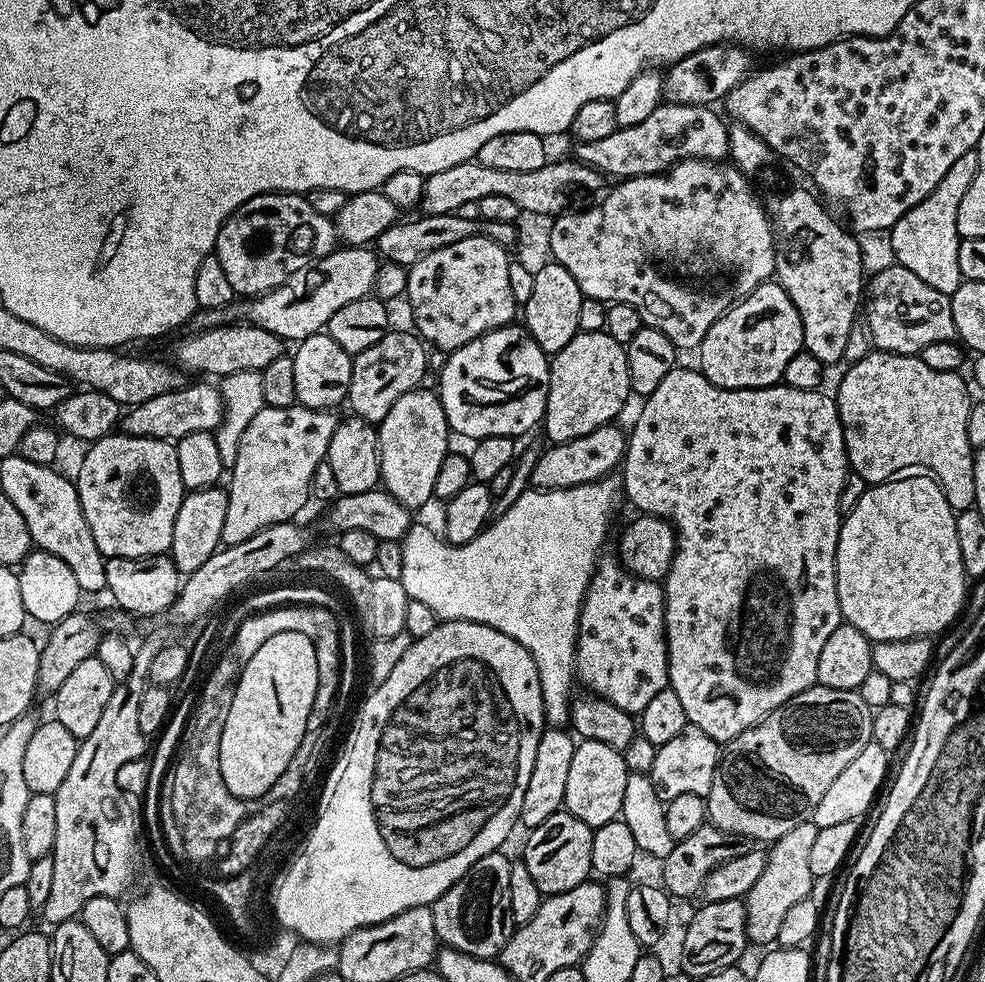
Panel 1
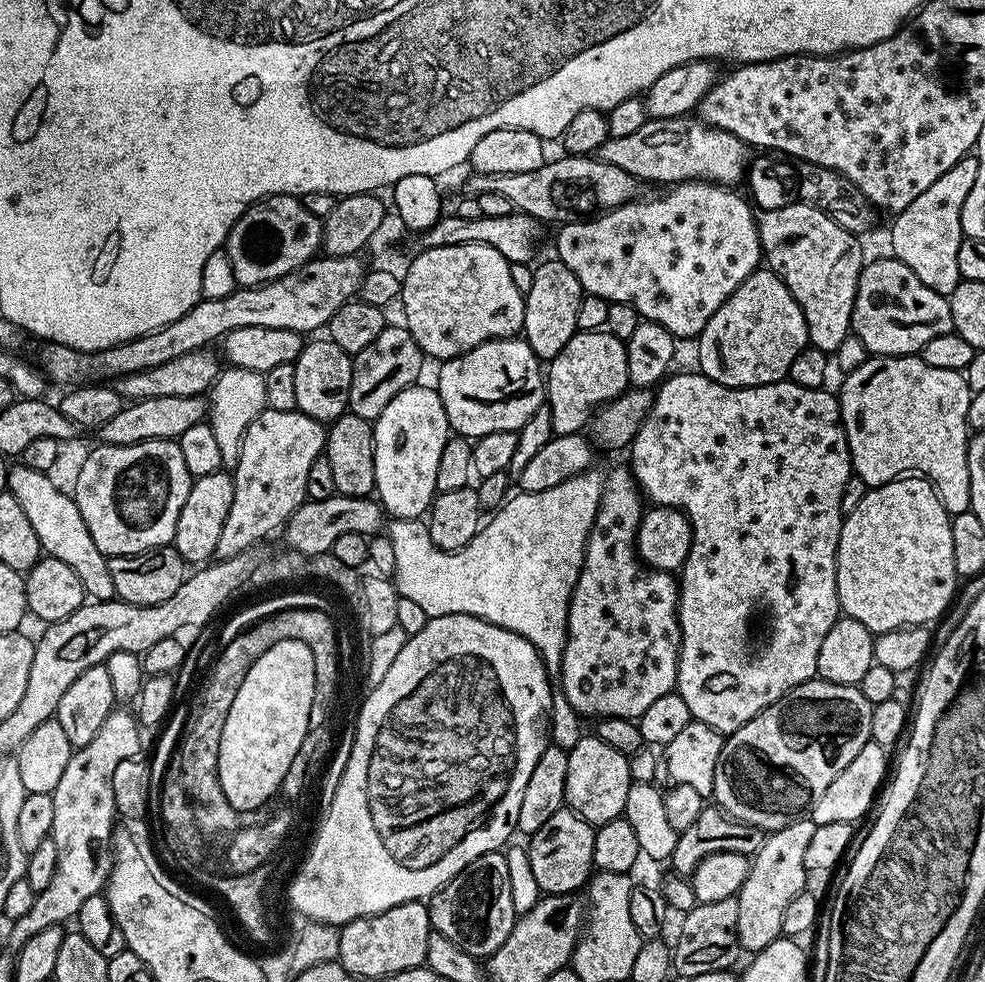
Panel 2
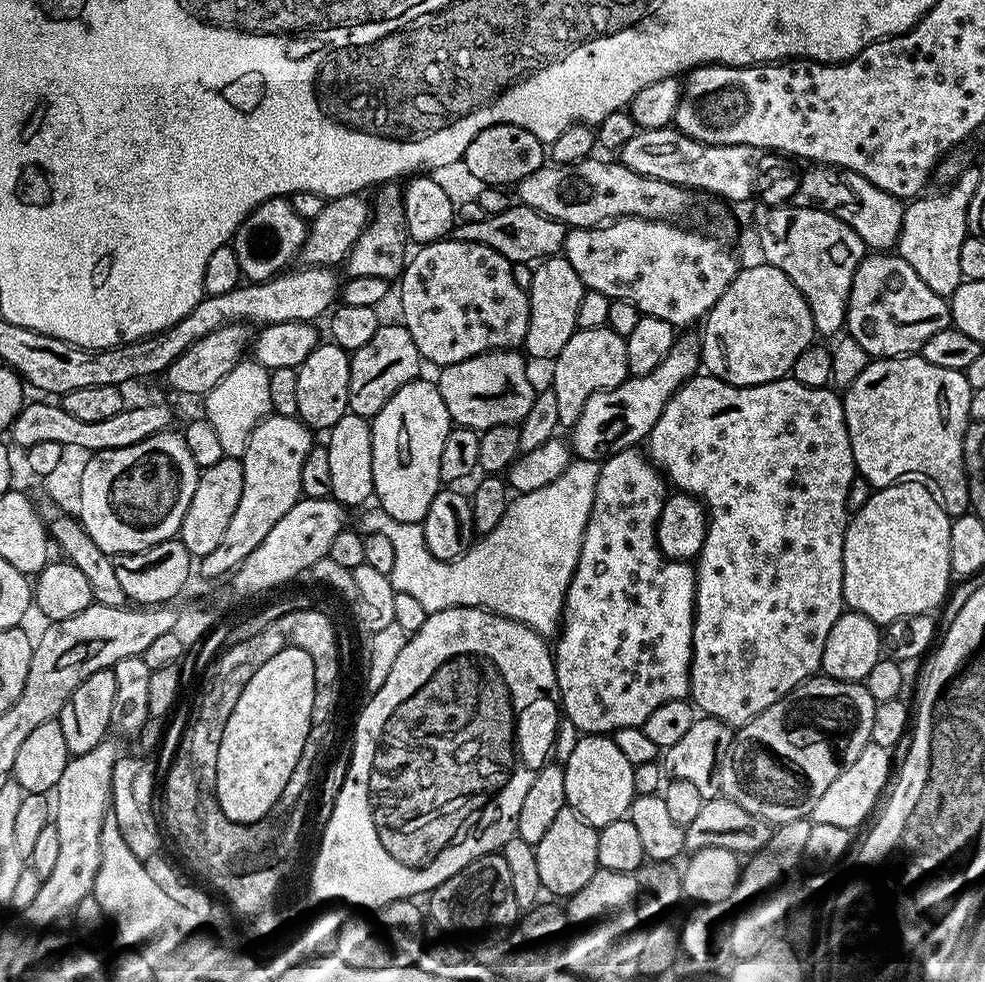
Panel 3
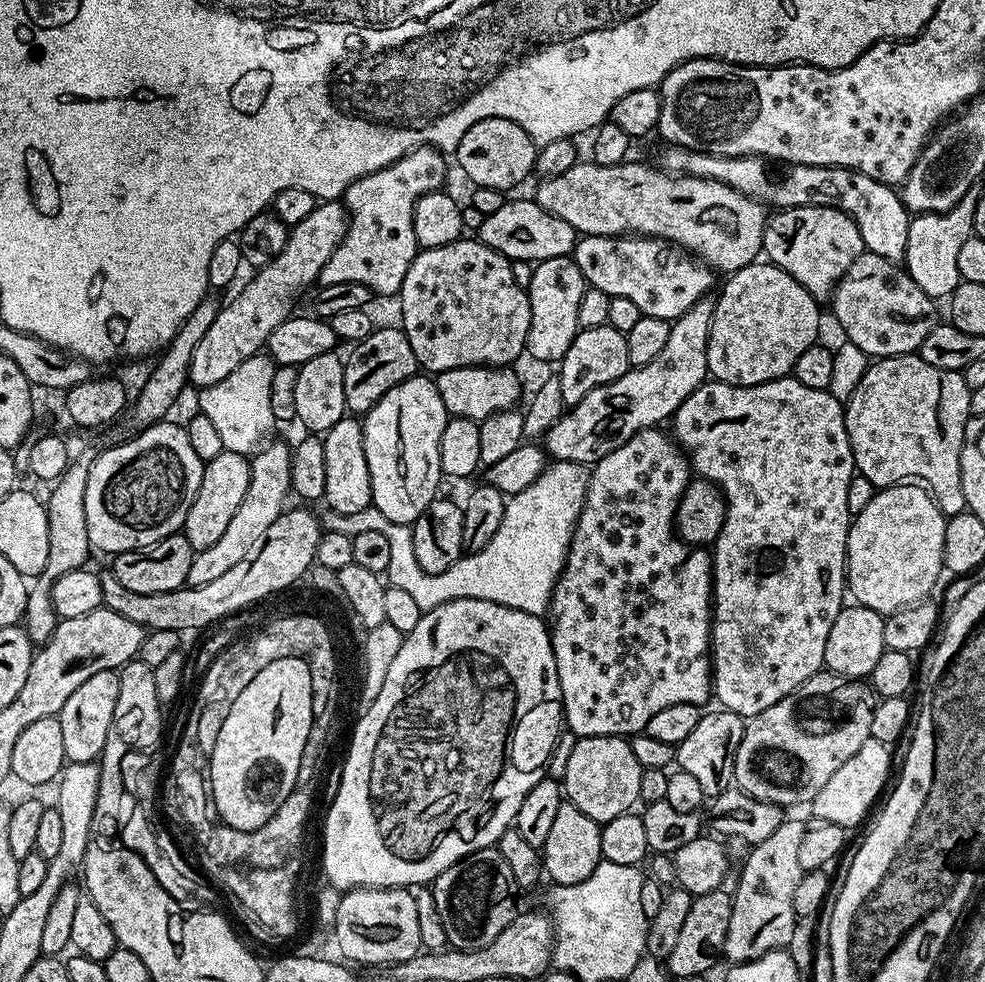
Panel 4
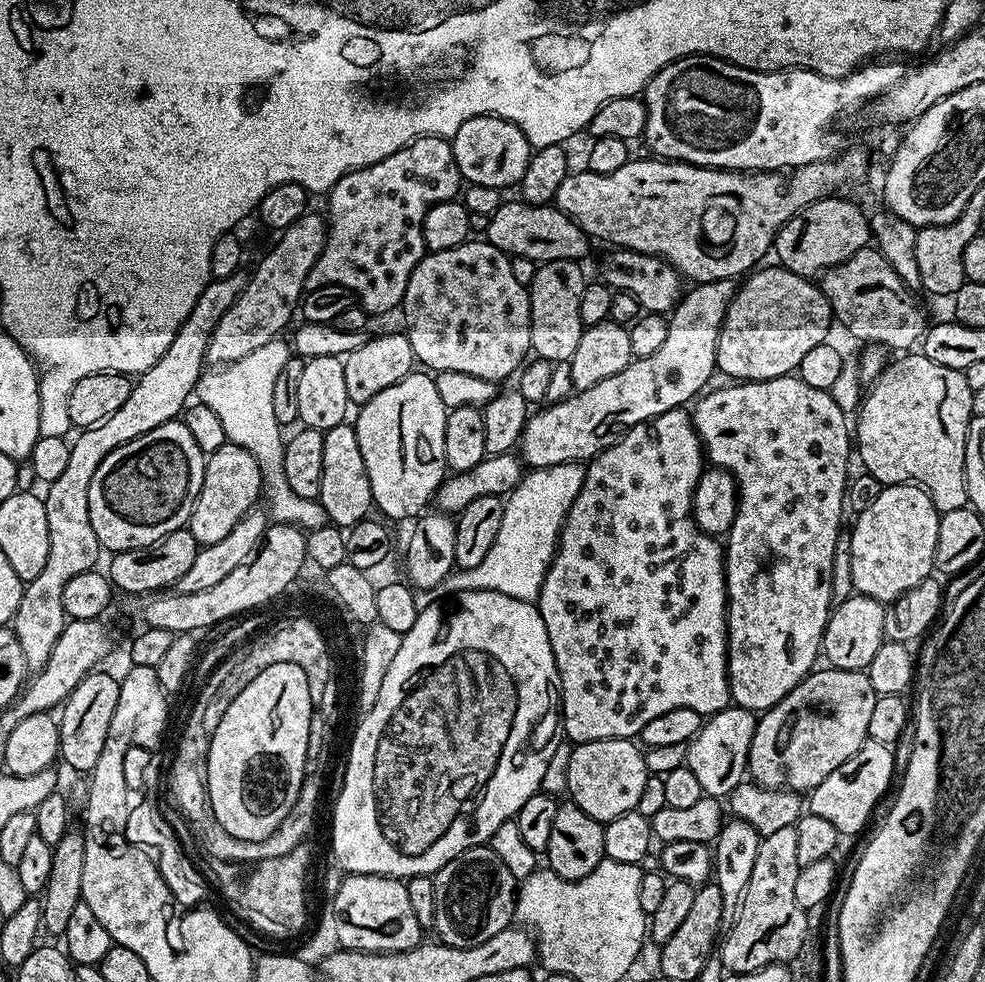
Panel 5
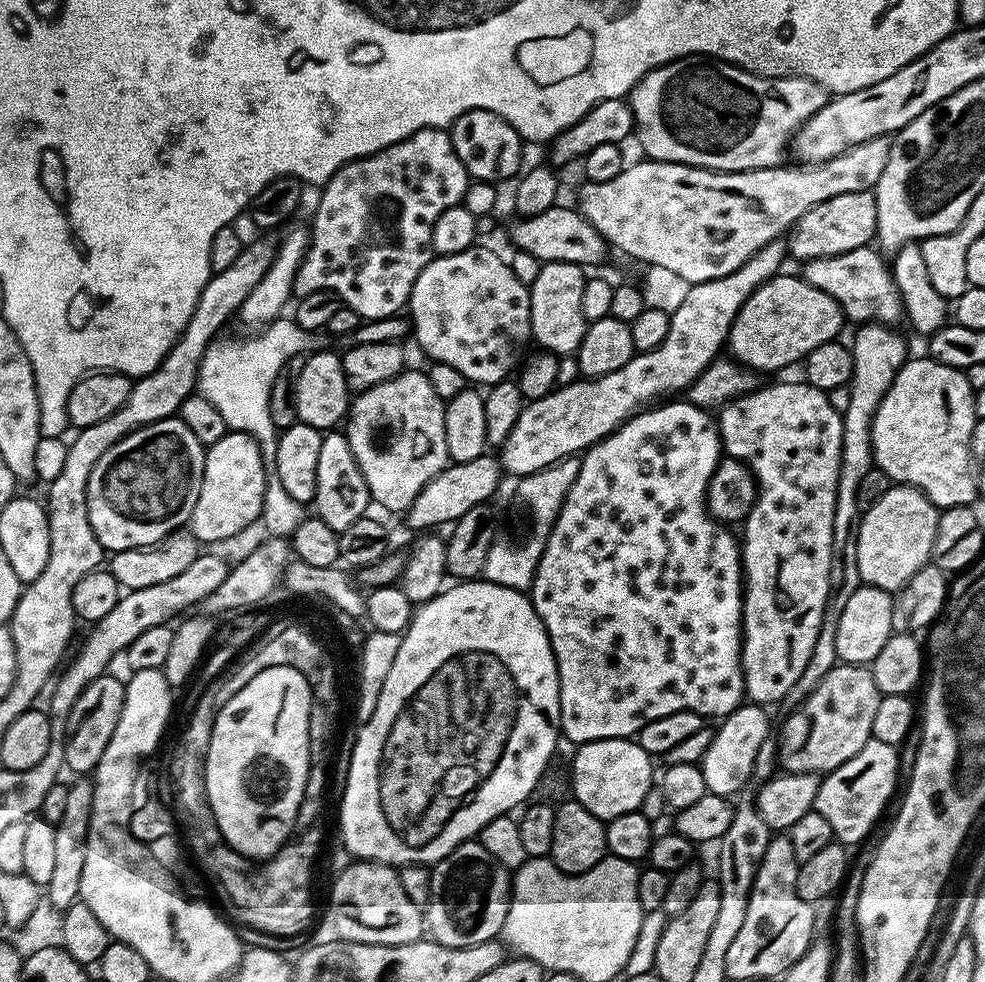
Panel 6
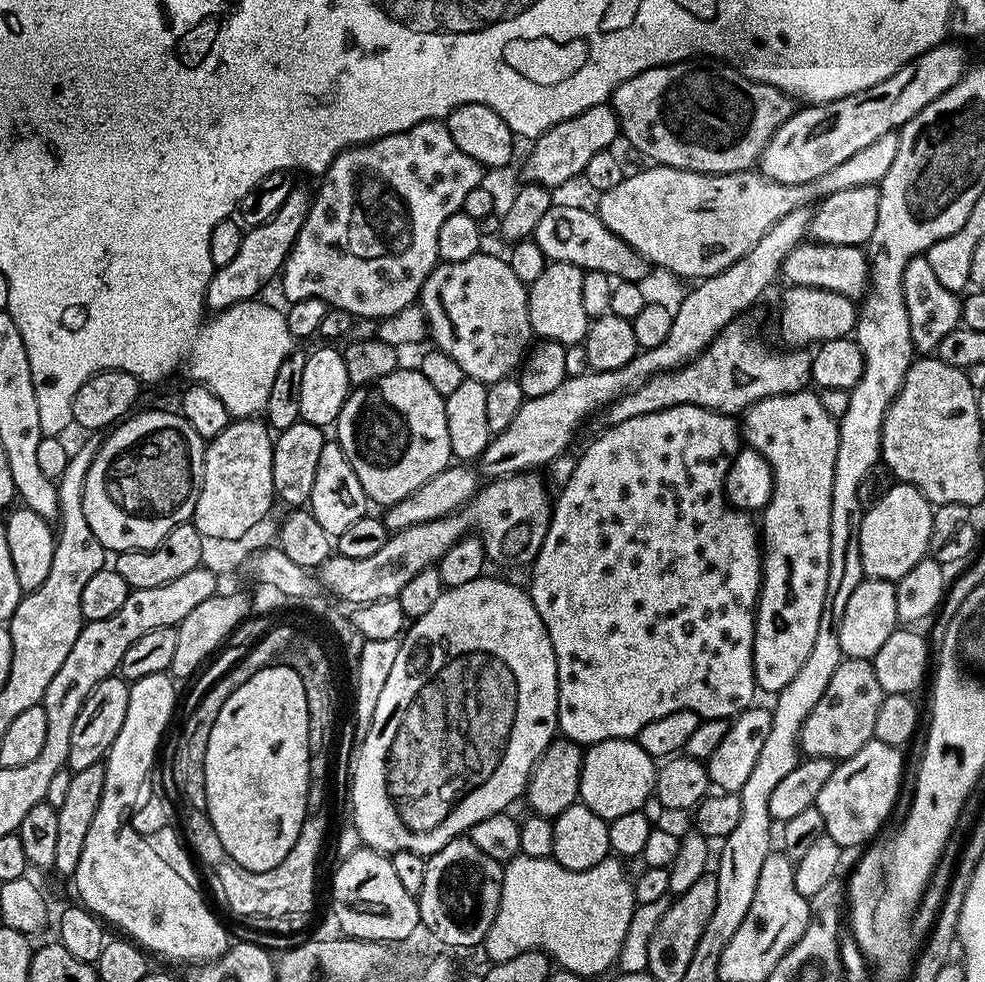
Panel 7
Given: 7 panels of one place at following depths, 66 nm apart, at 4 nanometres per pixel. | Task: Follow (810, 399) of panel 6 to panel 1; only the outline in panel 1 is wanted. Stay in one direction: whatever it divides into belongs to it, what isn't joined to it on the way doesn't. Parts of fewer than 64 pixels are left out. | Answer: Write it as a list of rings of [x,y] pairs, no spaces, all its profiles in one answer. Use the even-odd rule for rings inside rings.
[[[683,366],[672,368],[670,374],[666,374],[666,378],[662,378],[662,383],[654,389],[654,394],[650,394],[641,403],[644,405],[641,406],[640,413],[637,414],[636,421],[632,424],[632,432],[630,428],[626,436],[628,449],[624,451],[622,461],[623,495],[626,500],[629,500],[637,508],[635,510],[637,513],[645,516],[661,516],[676,529],[676,553],[672,559],[670,570],[664,575],[662,581],[664,589],[664,636],[668,639],[668,683],[674,690],[674,694],[678,694],[678,699],[682,701],[682,707],[686,709],[688,723],[698,726],[698,730],[710,734],[710,738],[714,738],[717,742],[727,742],[738,734],[742,734],[748,728],[752,728],[759,720],[767,718],[775,708],[782,706],[790,698],[802,694],[802,690],[811,688],[816,683],[818,654],[822,654],[822,646],[826,646],[826,638],[830,638],[830,634],[834,634],[834,630],[842,622],[840,603],[836,593],[836,547],[840,537],[840,522],[842,519],[839,512],[839,495],[842,494],[844,480],[850,473],[850,465],[846,454],[846,446],[844,445],[844,431],[840,421],[840,411],[836,409],[835,399],[831,395],[823,396],[823,391],[820,390],[811,392],[810,390],[790,388],[783,382],[779,382],[771,388],[722,389],[712,385],[701,371],[695,367],[692,368],[683,368]]]

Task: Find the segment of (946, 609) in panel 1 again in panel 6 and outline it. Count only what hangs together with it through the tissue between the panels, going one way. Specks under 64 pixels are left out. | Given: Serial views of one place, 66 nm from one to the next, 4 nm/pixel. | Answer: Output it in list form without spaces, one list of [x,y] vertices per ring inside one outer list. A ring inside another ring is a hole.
[[[892,486],[888,492],[869,503],[869,508],[860,517],[858,530],[858,574],[864,584],[895,593],[907,580],[914,578],[922,566],[932,559],[934,534],[938,509],[929,502],[927,496],[917,488]]]

